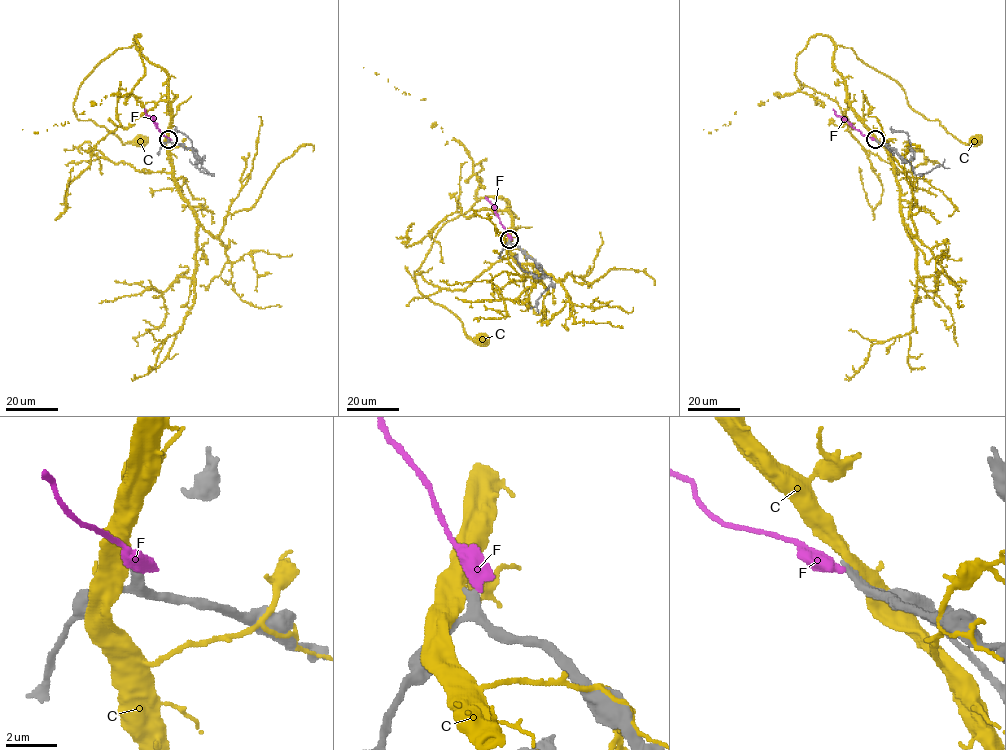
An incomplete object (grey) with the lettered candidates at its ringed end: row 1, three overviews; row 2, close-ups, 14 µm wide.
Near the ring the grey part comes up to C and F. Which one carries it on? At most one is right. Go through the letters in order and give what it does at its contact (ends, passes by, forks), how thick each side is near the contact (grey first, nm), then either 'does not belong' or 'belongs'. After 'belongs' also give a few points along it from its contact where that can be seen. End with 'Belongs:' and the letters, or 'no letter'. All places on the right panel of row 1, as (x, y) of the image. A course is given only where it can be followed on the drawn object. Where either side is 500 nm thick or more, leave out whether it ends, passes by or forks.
C: 360 nm thick on the grey side, 500 nm on the other; does not belong
F: 360 nm thick on the grey side, 550 nm on the other; does not belong
Belongs: no letter

